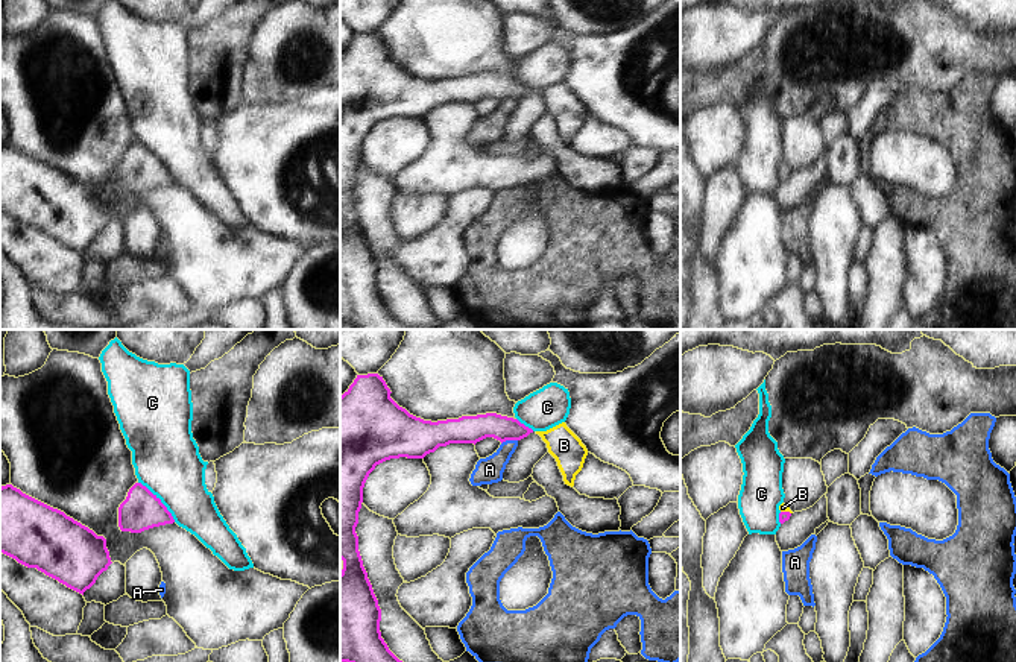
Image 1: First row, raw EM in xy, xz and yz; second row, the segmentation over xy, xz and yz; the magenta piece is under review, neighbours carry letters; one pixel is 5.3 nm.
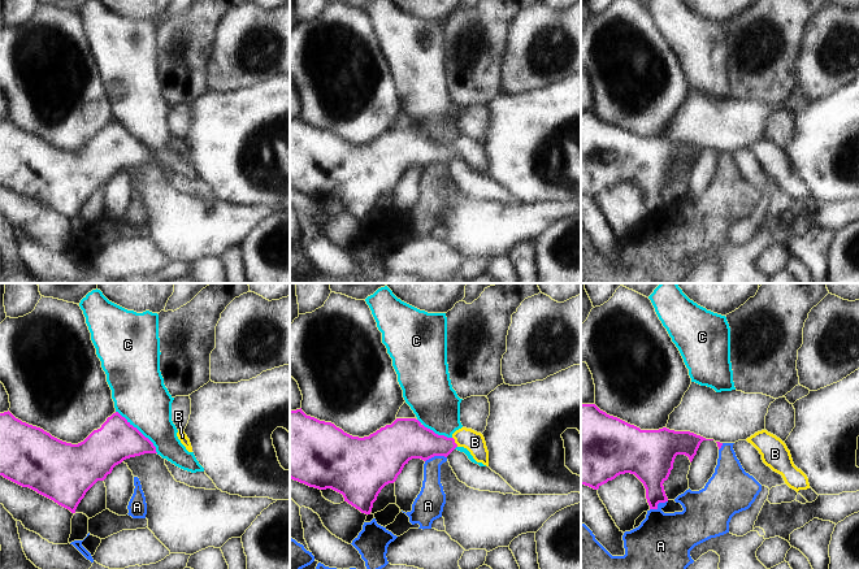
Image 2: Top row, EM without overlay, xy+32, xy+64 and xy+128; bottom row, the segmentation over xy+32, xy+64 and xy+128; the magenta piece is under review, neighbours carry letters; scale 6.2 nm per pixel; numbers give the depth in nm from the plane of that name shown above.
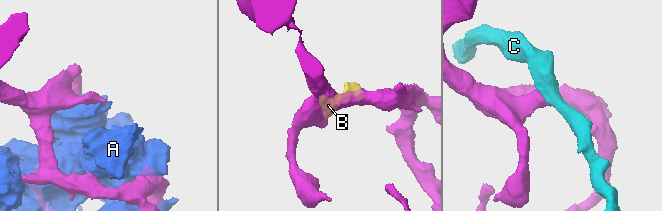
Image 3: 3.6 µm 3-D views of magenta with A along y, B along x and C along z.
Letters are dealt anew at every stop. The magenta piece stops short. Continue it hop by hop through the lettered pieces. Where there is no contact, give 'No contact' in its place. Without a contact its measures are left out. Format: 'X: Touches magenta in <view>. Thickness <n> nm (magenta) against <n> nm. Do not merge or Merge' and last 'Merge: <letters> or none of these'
A: Touches magenta in xz. Thickness 140 nm (magenta) against 140 nm. Do not merge
B: Touches magenta in yz. Thickness 50 nm (magenta) against 50 nm. Merge
C: Touches magenta in xy. Thickness 200 nm (magenta) against 360 nm. Do not merge
Merge: B.

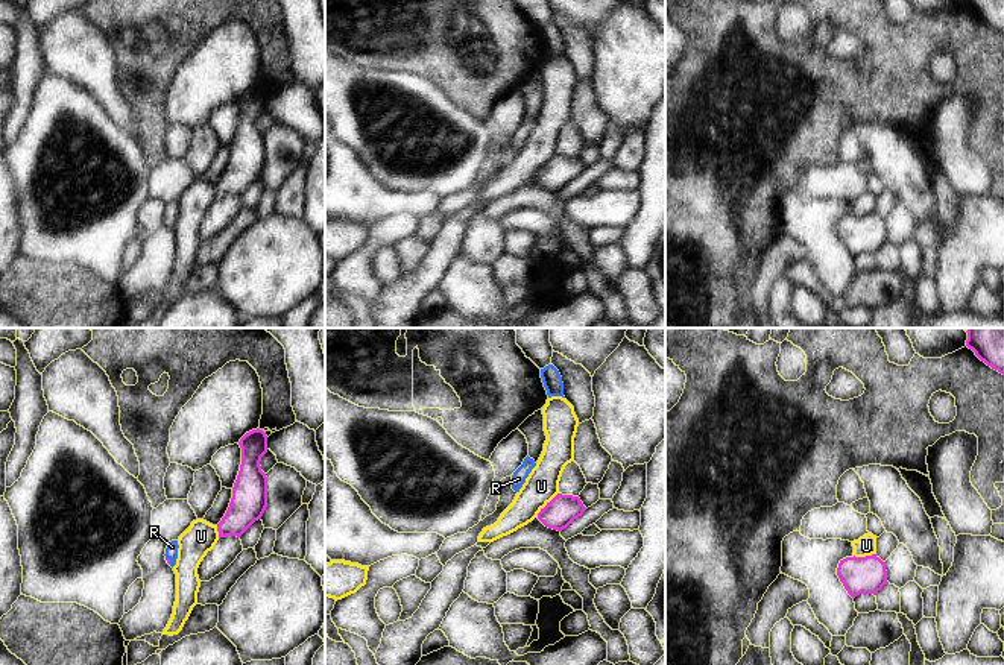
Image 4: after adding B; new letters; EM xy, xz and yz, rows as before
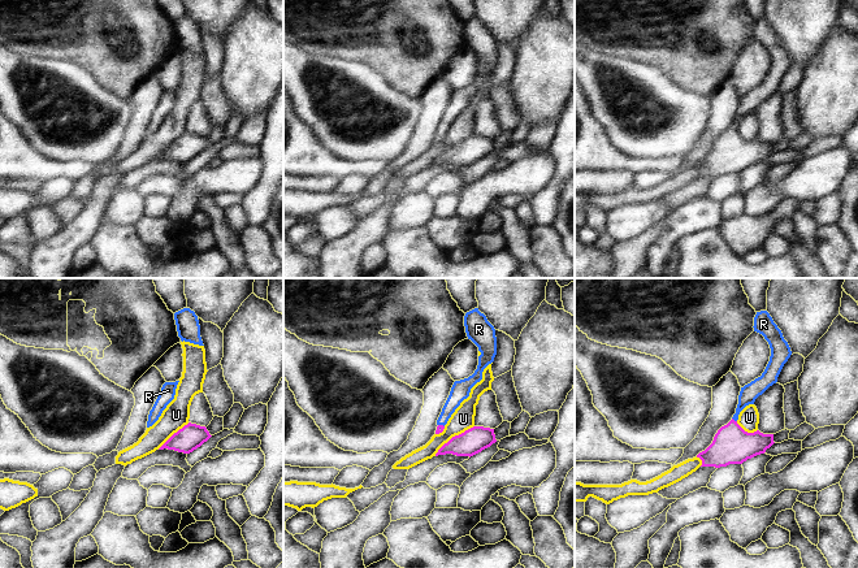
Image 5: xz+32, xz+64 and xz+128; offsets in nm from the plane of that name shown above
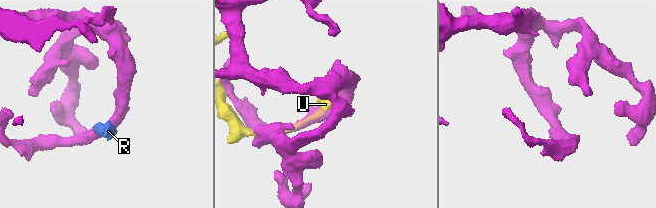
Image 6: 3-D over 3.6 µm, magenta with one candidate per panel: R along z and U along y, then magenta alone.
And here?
R: Touches magenta in xy. Thickness 20 nm (magenta) against 60 nm. Merge
U: Touches magenta in xz. Thickness 160 nm (magenta) against 180 nm. Do not merge
Merge: R.

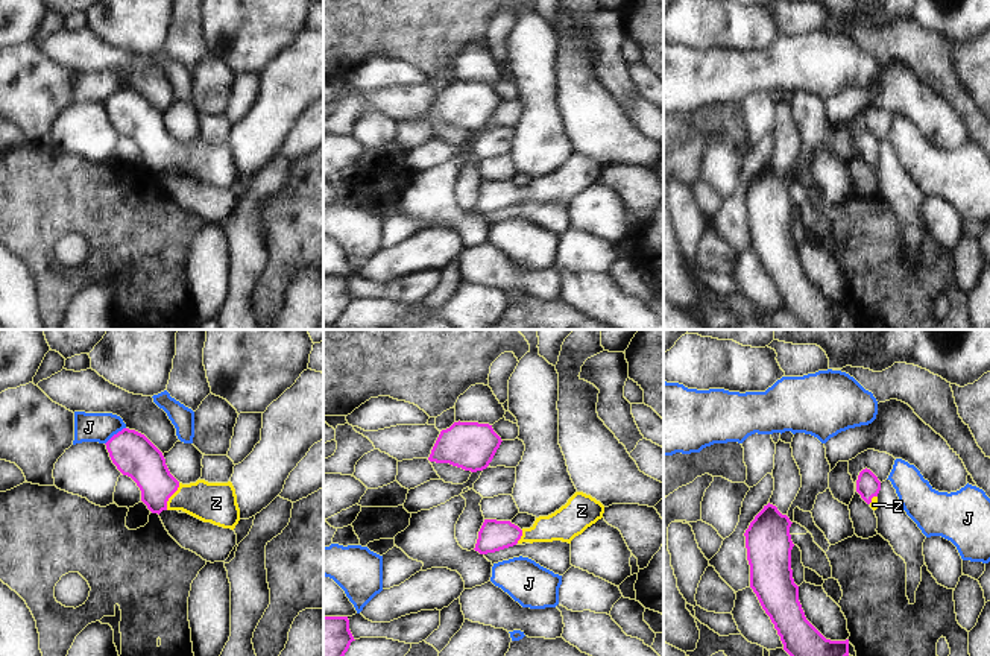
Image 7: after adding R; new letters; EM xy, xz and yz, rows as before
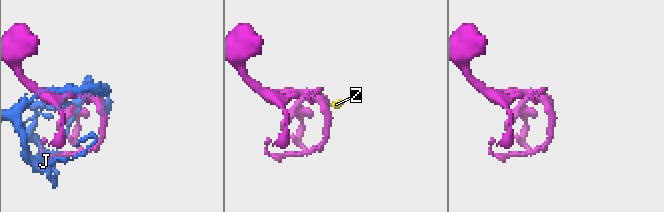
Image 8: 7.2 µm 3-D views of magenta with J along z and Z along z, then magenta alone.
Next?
J: Touches magenta in xy. Thickness 220 nm (magenta) against 160 nm. Do not merge
Z: Touches magenta in xy. Thickness 220 nm (magenta) against 220 nm. Merge
Merge: Z

